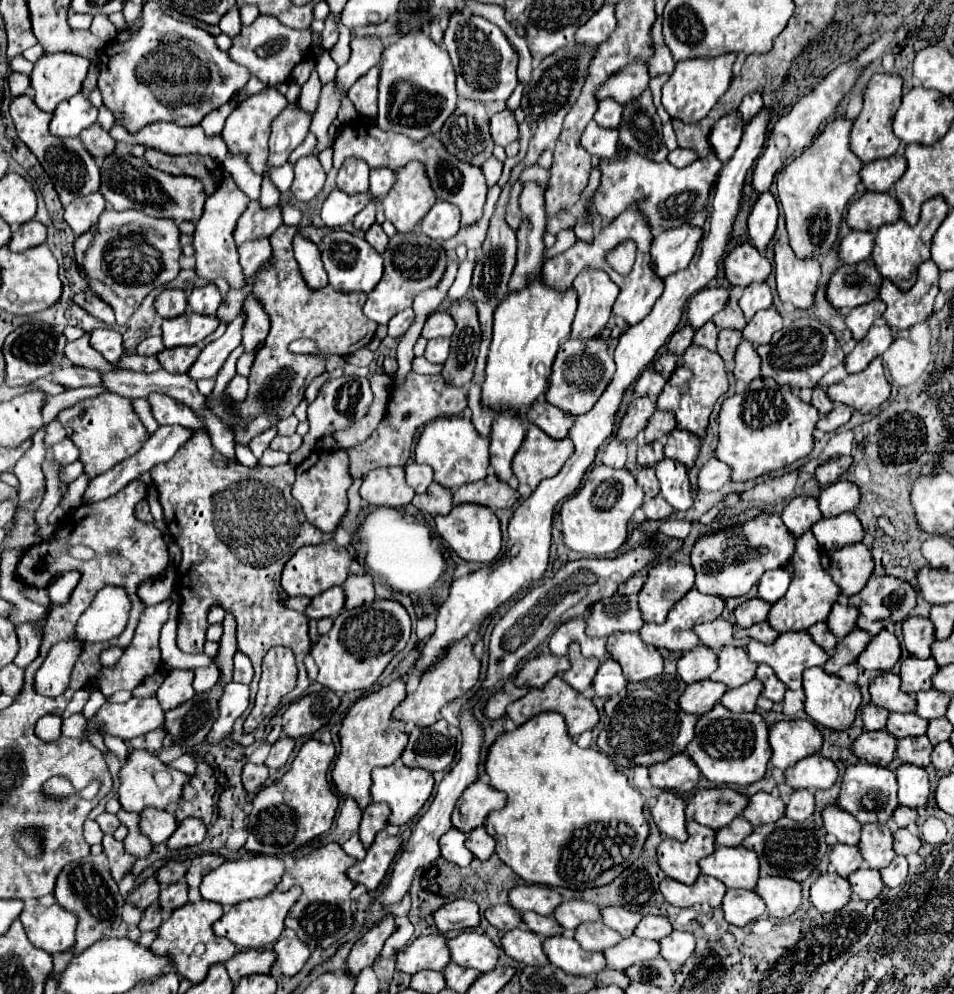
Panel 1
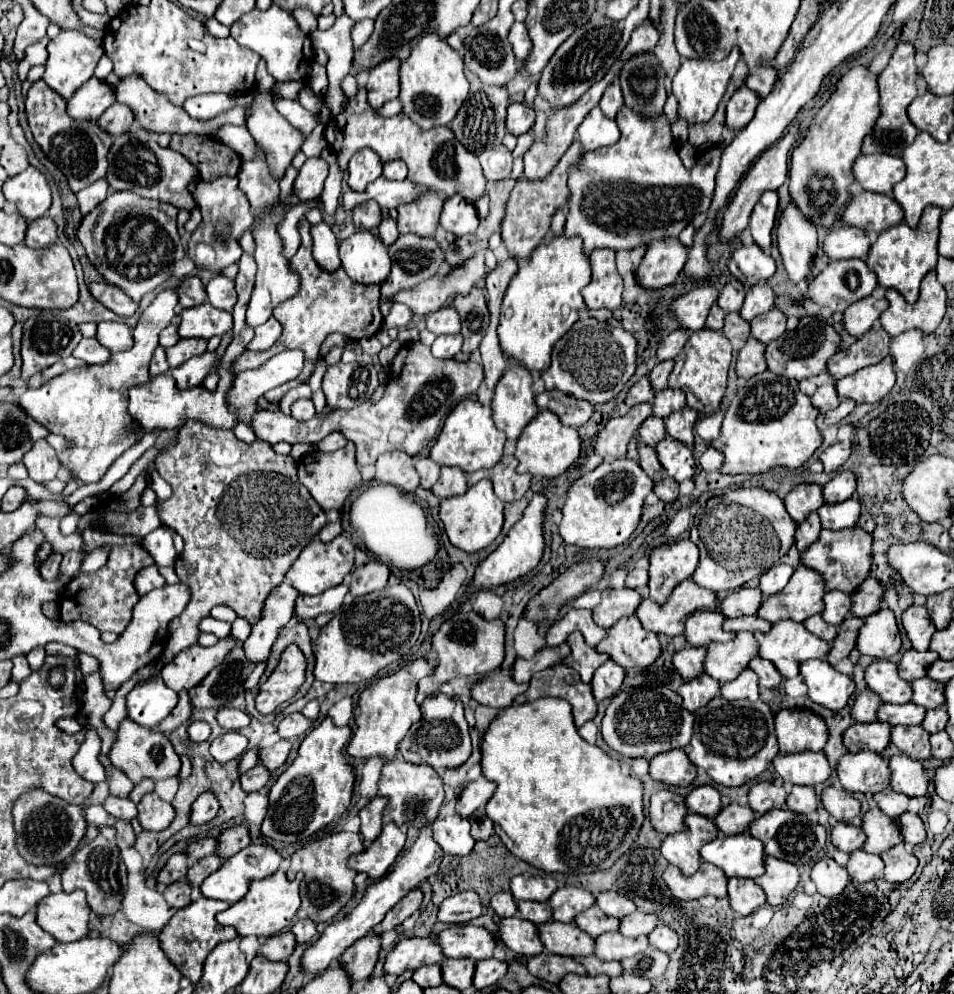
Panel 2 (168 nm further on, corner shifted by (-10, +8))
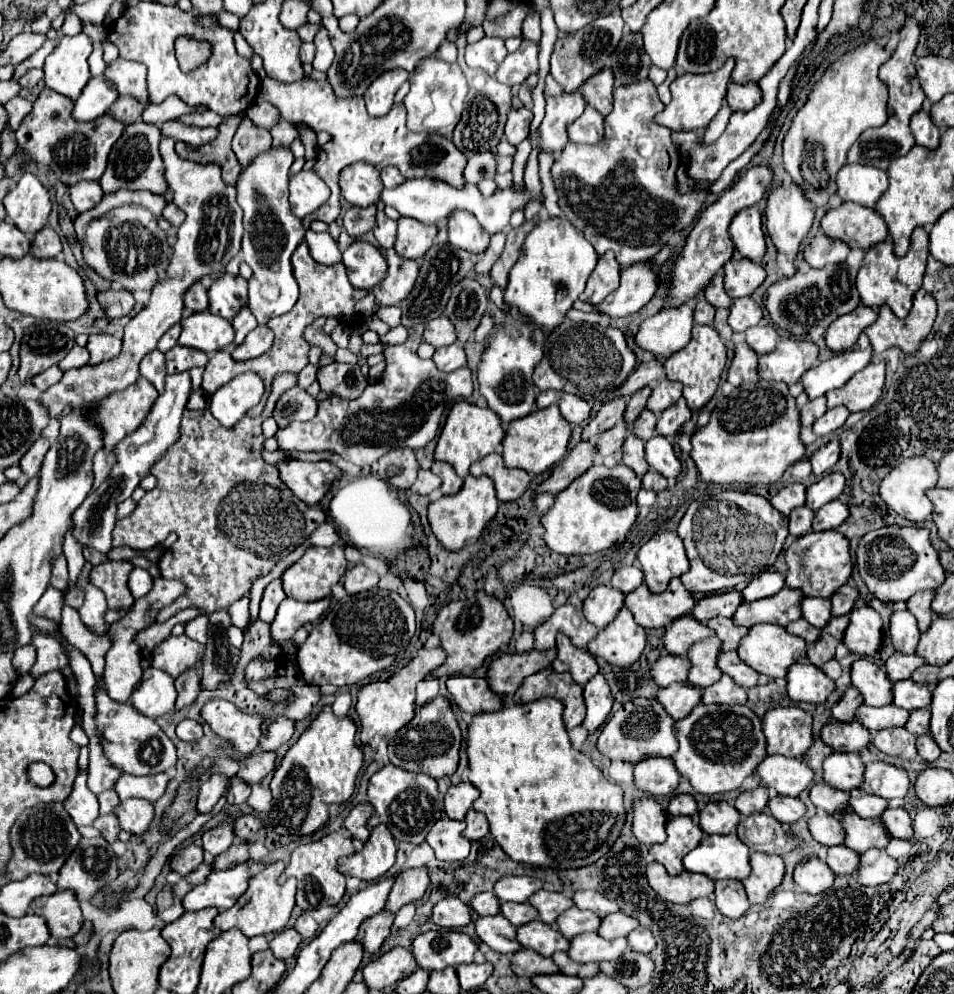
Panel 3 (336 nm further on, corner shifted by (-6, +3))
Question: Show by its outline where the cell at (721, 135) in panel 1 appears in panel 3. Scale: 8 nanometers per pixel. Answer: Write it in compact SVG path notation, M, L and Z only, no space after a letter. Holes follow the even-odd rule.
M731 82L727 90L727 102L731 112L749 112L759 104L759 86L757 84L737 84Z

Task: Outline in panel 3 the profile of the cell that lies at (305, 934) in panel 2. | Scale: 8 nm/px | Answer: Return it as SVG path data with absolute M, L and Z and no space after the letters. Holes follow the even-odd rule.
M305 912L305 914L301 914L301 916L297 918L295 930L297 930L305 940L311 940L311 938L315 936L315 932L317 932L317 922Z

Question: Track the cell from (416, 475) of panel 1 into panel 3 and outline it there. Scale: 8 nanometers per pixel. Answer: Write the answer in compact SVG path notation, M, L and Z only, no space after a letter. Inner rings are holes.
M421 470L417 482L411 486L411 490L413 490L415 494L427 496L427 494L435 492L439 486L441 486L441 480L439 480L431 470Z

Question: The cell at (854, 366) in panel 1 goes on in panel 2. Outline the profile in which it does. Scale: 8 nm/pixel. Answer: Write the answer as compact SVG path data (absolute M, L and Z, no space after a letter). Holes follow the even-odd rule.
M883 329L867 331L849 349L837 351L827 361L827 373L831 375L833 381L839 381L845 375L851 375L867 365L875 365L889 353L889 343L891 343L891 337Z

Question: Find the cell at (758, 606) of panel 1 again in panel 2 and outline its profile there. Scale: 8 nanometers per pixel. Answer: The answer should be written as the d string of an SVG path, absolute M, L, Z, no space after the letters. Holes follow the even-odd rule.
M741 587L739 591L733 591L725 599L719 601L719 611L725 617L743 617L743 615L755 615L759 609L763 595L759 589Z

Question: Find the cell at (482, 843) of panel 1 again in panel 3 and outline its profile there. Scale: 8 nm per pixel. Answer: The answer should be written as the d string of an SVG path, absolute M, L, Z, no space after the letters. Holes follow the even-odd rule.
M469 810L469 812L467 812L465 822L467 822L467 828L465 828L463 836L465 836L467 840L471 840L471 842L481 840L481 838L489 832L489 824L487 824L485 816L479 814L479 812L475 812L475 810Z

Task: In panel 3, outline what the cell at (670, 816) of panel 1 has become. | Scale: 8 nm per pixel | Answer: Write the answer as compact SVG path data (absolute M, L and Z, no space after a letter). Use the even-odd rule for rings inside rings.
M645 796L637 802L633 816L633 834L639 842L651 846L657 842L663 842L667 838L665 824L667 824L667 812L663 812L663 806L653 798Z

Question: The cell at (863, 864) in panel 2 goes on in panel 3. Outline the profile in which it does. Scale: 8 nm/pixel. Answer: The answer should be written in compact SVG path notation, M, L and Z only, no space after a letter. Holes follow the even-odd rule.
M847 846L829 848L825 862L835 874L857 874L859 872L859 854L851 852L851 848Z

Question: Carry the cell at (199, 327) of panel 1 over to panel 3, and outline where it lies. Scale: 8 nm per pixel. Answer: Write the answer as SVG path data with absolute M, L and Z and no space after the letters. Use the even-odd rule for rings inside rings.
M195 312L181 320L181 336L179 344L197 348L205 354L217 352L233 342L233 326L221 316L211 312Z

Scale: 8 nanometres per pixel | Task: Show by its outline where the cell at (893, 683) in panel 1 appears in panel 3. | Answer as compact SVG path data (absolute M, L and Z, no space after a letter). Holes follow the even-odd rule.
M859 658L851 666L851 682L863 694L867 706L893 704L893 684L885 670L869 658Z

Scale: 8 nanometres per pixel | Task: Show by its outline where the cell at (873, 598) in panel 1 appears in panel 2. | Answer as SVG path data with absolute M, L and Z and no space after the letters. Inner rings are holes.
M867 577L853 593L851 593L851 615L867 617L875 613L879 601L883 597L883 587L875 577Z

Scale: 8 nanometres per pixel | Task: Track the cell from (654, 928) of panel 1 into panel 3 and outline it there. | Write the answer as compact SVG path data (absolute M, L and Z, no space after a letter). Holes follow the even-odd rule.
M615 912L611 916L605 916L601 920L601 928L599 928L599 936L603 936L605 940L615 940L615 938L625 938L629 932L633 932L635 928L639 928L639 922L633 916L627 916L623 912Z

